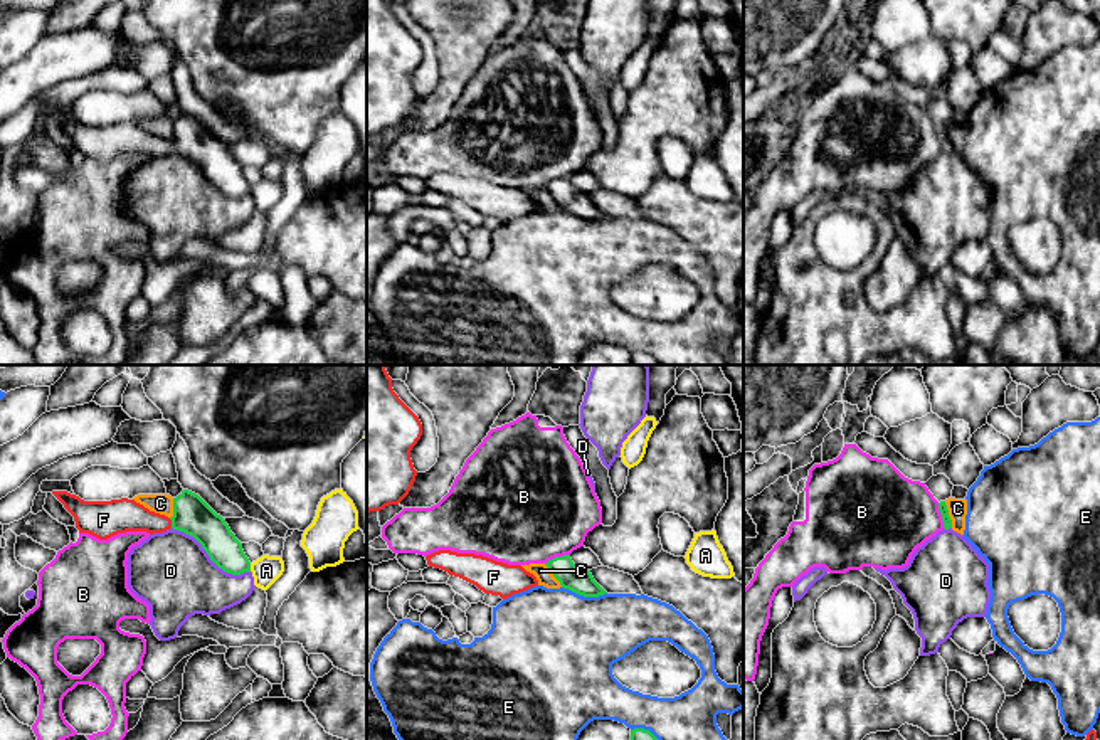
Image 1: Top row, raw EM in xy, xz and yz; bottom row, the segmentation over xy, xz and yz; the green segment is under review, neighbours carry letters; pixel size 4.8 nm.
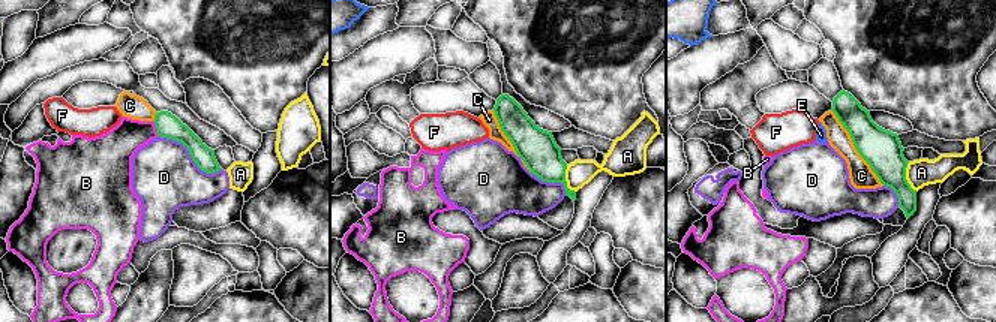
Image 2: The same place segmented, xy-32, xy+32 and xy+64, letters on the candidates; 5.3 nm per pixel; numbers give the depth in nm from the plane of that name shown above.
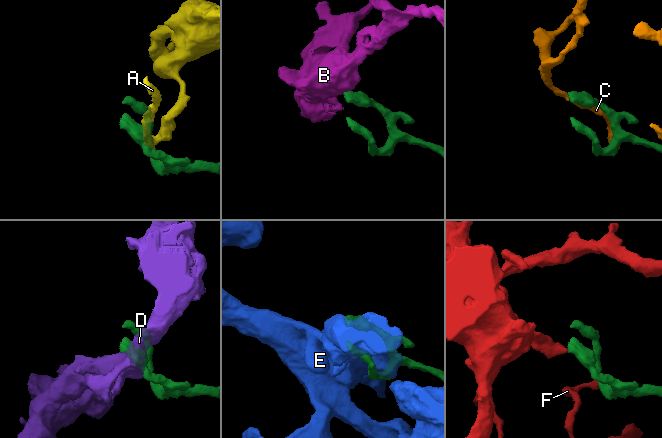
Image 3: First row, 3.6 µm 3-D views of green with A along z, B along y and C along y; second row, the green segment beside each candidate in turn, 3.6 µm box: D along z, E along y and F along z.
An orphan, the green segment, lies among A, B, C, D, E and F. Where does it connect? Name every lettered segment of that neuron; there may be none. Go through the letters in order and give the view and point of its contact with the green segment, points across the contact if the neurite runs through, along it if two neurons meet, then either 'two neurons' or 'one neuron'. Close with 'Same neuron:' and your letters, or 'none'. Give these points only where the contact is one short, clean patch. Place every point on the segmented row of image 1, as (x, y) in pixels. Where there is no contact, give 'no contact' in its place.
A: contact xy (249, 567); border xy (249, 564), (251, 570); two neurons
B: contact xz (557, 557); border xz (569, 554), (552, 557), (545, 564); two neurons
C: contact yz (947, 515); two neurons
D: contact xy (209, 555); two neurons
E: contact xz (584, 596); two neurons
F: contact xy (172, 523); way xy (192, 515), (172, 523), (153, 523), (123, 515); one neuron
Same neuron: F

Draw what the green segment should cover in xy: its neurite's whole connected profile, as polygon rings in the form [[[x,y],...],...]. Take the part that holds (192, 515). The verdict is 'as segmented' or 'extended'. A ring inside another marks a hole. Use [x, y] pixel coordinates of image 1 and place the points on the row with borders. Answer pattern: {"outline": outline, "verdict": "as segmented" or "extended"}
{"outline": [[[183,489],[173,498],[173,516],[150,511],[135,500],[84,501],[67,491],[52,494],[74,516],[79,533],[108,540],[118,533],[146,531],[163,533],[170,528],[193,536],[210,560],[227,574],[251,572],[251,562],[242,543],[230,531],[225,520],[217,515],[198,494]]], "verdict": "extended"}

